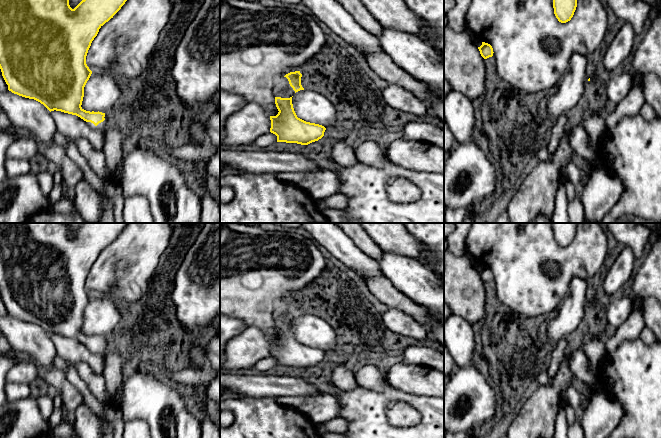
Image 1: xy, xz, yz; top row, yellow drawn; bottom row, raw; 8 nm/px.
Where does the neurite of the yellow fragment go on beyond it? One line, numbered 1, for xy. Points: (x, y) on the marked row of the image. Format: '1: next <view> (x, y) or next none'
1: next xy (101, 127)

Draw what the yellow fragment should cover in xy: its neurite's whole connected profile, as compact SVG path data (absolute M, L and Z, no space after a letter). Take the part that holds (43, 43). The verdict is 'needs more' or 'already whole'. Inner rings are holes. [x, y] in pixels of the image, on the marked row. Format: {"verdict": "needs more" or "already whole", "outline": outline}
{"verdict": "needs more", "outline": "M0 0L0 69L8 90L40 102L50 112L56 110L76 115L93 130L105 134L105 113L90 112L81 107L84 87L92 74L86 64L86 56L99 29L113 18L126 1L82 0L72 9L69 0Z"}

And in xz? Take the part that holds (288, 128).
{"verdict": "already whole", "outline": "M275 97L275 104L279 112L276 116L270 116L270 132L277 136L277 142L308 145L324 136L324 126L297 117L292 97Z"}

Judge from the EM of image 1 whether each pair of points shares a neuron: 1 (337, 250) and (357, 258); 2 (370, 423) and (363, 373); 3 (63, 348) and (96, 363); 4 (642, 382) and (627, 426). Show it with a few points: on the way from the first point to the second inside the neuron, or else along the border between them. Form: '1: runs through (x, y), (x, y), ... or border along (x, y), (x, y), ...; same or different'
1: runs through (342, 250), (345, 250), (352, 256); same
2: border along (385, 379), (382, 390), (358, 385); different
3: runs through (71, 349), (88, 357); same
4: runs through (642, 393), (642, 411), (638, 415); same

